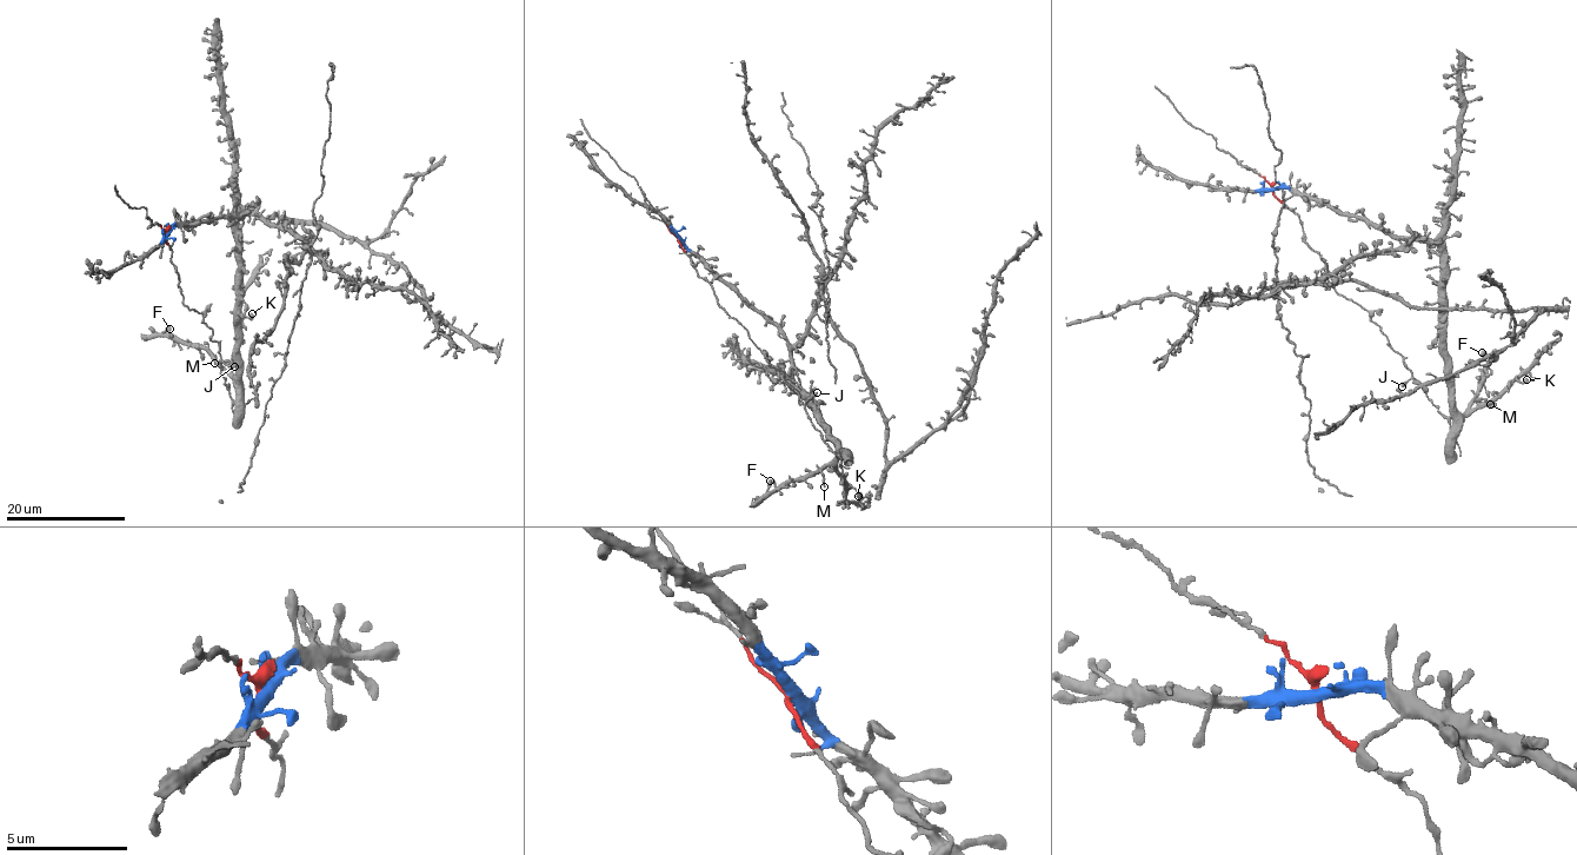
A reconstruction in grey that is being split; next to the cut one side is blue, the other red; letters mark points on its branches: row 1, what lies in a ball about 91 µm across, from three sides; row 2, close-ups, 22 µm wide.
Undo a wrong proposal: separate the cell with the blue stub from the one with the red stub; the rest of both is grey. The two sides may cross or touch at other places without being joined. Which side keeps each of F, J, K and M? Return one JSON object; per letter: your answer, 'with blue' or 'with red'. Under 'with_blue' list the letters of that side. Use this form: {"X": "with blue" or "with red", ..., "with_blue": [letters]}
{"F": "with blue", "J": "with red", "K": "with blue", "M": "with blue", "with_blue": ["F", "K", "M"]}

